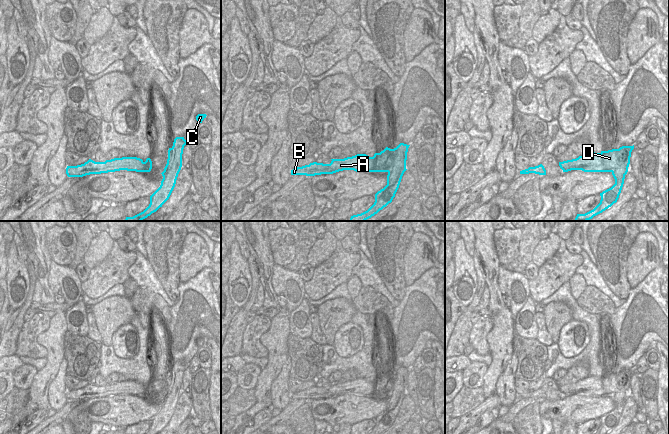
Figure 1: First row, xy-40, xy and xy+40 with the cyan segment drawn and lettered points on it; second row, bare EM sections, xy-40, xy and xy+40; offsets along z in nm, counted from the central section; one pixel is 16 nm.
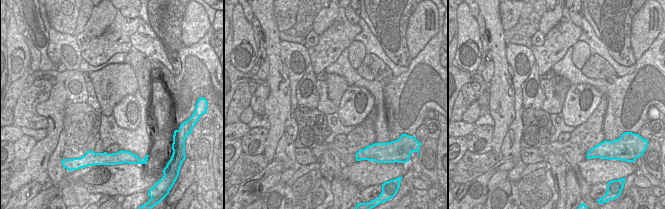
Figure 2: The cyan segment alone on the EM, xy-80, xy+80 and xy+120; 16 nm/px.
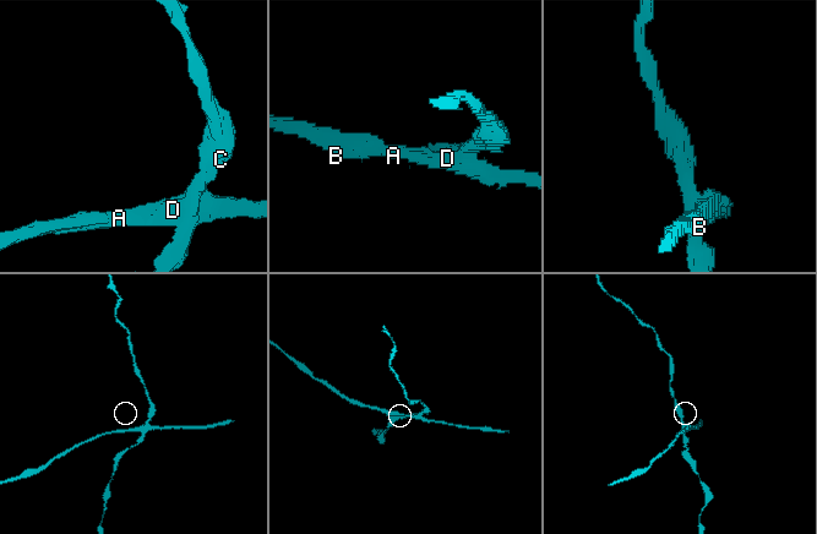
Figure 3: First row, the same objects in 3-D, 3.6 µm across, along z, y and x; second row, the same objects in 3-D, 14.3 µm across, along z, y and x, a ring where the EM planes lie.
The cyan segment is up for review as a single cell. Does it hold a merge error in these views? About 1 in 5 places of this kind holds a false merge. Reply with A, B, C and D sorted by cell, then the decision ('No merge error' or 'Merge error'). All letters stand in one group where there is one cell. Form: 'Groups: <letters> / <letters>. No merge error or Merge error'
Groups: A B D / C. Merge error.

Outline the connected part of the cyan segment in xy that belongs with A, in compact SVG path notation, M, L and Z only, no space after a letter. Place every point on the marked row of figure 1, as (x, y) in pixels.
M386 147L380 153L375 153L373 157L366 154L357 154L344 159L331 159L330 164L313 162L291 170L291 175L315 176L333 174L343 170L354 170L356 172L390 171L394 166L395 155L395 149Z

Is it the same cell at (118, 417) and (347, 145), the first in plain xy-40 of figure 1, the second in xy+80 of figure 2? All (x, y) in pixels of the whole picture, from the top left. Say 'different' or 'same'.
different

